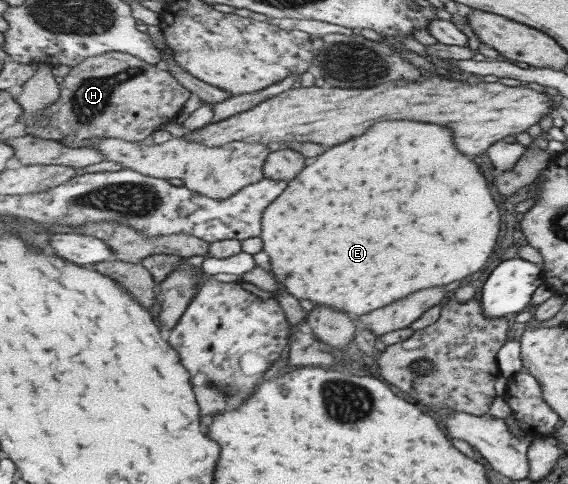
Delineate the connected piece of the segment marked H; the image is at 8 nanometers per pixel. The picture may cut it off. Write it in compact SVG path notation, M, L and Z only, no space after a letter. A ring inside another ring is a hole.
M109 51L99 56L85 59L77 67L70 68L69 74L60 84L61 99L55 105L46 108L35 127L26 128L28 135L41 139L61 141L71 148L93 146L101 139L117 138L139 143L159 130L165 122L175 121L183 106L189 102L192 93L177 81L162 66L151 65L140 57L126 52Z

